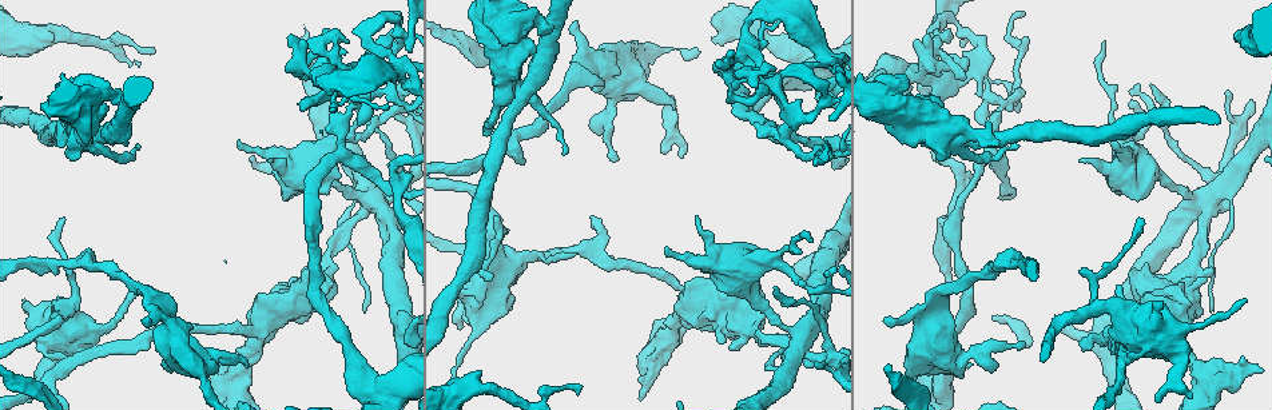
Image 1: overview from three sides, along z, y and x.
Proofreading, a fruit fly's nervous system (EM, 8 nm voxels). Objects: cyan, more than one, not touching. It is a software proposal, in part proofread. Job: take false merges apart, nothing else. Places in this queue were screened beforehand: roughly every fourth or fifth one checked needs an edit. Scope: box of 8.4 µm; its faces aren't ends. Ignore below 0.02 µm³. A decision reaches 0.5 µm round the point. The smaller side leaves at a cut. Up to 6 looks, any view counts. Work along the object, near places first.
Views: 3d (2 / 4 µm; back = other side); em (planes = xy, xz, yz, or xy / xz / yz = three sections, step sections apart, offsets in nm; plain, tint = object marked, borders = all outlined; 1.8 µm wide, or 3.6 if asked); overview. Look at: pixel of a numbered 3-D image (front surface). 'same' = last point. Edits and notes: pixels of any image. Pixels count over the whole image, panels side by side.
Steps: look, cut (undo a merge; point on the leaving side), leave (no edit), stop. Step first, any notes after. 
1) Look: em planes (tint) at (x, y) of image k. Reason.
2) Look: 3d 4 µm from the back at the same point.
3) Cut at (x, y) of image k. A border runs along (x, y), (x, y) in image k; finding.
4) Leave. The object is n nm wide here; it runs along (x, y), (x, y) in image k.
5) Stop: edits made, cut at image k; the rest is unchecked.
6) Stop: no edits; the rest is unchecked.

Look: 3d 2 µm at (93, 141) of image 1.

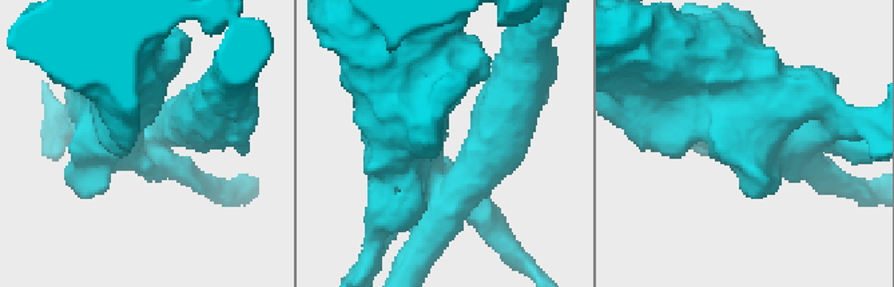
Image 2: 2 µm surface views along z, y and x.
Look: em yz step 8 (tint) at (440, 183) of image 2. Shape alone is not enough.

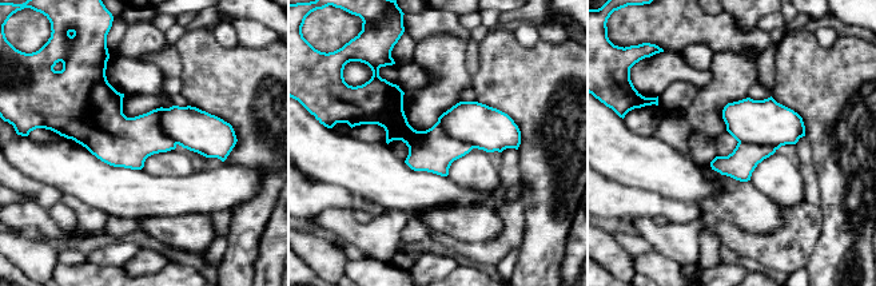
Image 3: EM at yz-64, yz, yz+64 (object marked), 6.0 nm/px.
Look: em planes (tint) at the same point. Cut it another way.

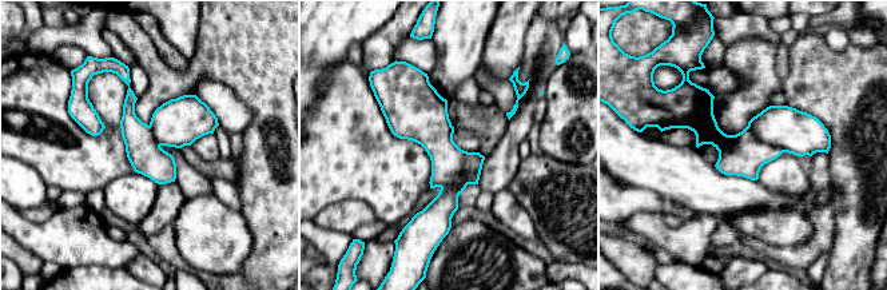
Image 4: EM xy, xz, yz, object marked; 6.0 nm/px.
Cut at (798, 132) of image 4. A border runs along (747, 126), (760, 140), (784, 151) in image 4; two neurons meet here.

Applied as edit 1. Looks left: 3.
Look: em xz step 16 (tint) at (952, 163) of image 1. Sharp bend.

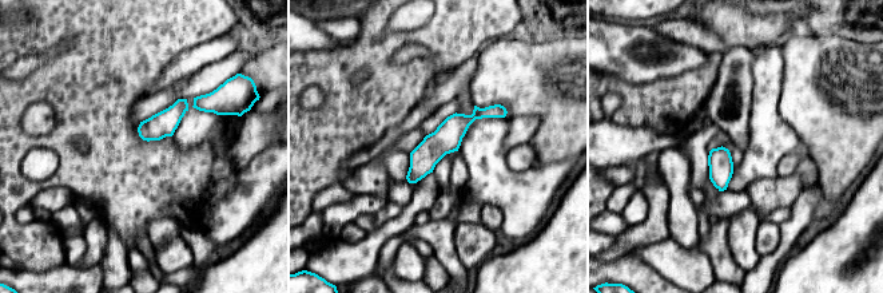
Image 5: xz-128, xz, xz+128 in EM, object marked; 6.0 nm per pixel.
Leave. The object is 70 nm wide here; it runs along (502, 111), (464, 121), (410, 178) in image 5; one neuron here.

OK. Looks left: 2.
Stop: edits made, cut at image 4; the rest is unchecked.

